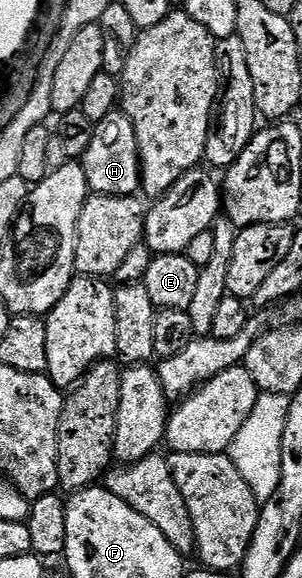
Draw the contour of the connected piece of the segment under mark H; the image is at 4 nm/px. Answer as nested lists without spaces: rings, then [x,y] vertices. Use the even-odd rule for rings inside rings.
[[[121,111],[109,113],[104,119],[96,122],[92,143],[82,153],[80,164],[87,183],[90,184],[90,193],[99,197],[133,197],[142,187],[142,164],[138,154],[138,144],[136,143],[136,131],[126,114]]]

